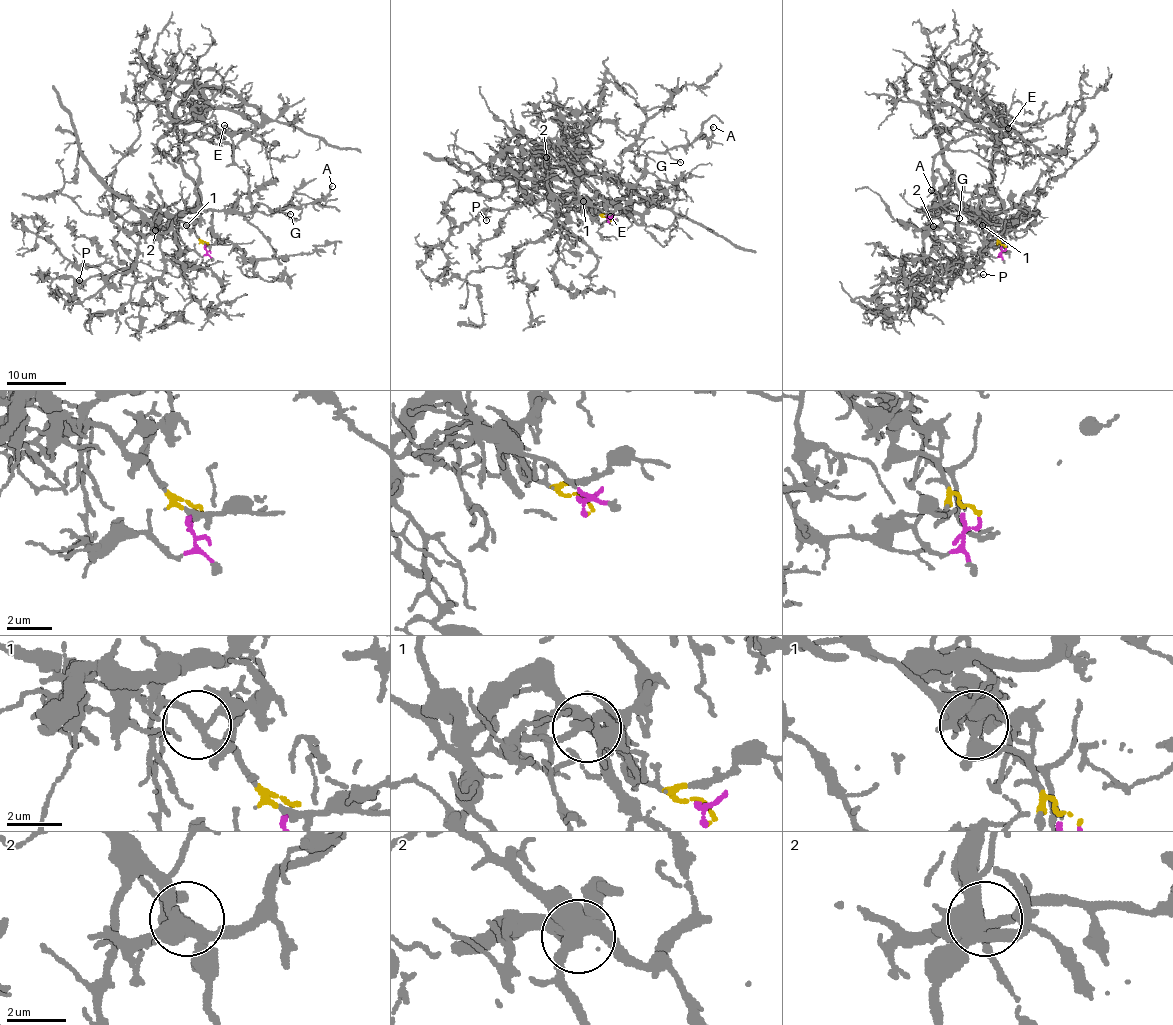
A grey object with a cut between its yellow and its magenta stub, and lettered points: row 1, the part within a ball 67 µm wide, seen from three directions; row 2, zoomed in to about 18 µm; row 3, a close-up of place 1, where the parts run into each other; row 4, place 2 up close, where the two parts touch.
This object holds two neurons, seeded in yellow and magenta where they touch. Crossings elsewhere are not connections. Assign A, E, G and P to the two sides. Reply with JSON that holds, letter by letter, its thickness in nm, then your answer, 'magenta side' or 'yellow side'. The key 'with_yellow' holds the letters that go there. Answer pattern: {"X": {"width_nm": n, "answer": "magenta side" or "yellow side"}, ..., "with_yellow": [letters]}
{"A": {"width_nm": 110, "answer": "magenta side"}, "E": {"width_nm": 110, "answer": "yellow side"}, "G": {"width_nm": 120, "answer": "magenta side"}, "P": {"width_nm": 190, "answer": "magenta side"}, "with_yellow": ["E"]}

